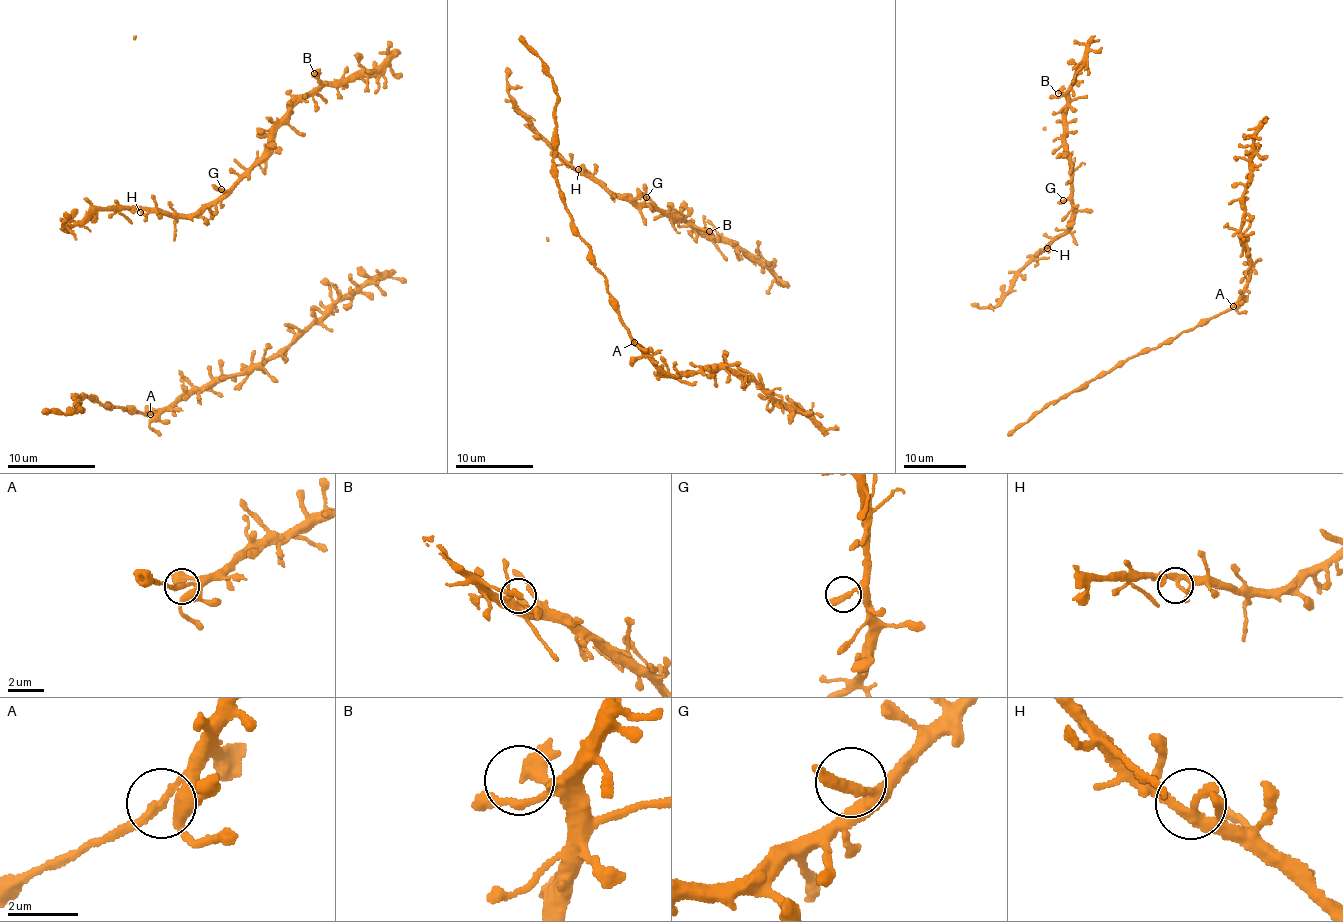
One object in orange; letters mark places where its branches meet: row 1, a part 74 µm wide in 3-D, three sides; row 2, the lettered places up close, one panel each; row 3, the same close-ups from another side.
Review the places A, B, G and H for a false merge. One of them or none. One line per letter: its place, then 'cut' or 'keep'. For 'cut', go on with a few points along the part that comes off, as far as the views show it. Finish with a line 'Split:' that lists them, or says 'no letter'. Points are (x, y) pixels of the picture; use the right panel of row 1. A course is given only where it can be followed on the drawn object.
A: (1233, 306) | cut | (1233, 306), (1101, 371), (1045, 405), (1010, 435)
B: (1058, 93) | keep
G: (1063, 200) | keep
H: (1047, 248) | keep
Split: A

